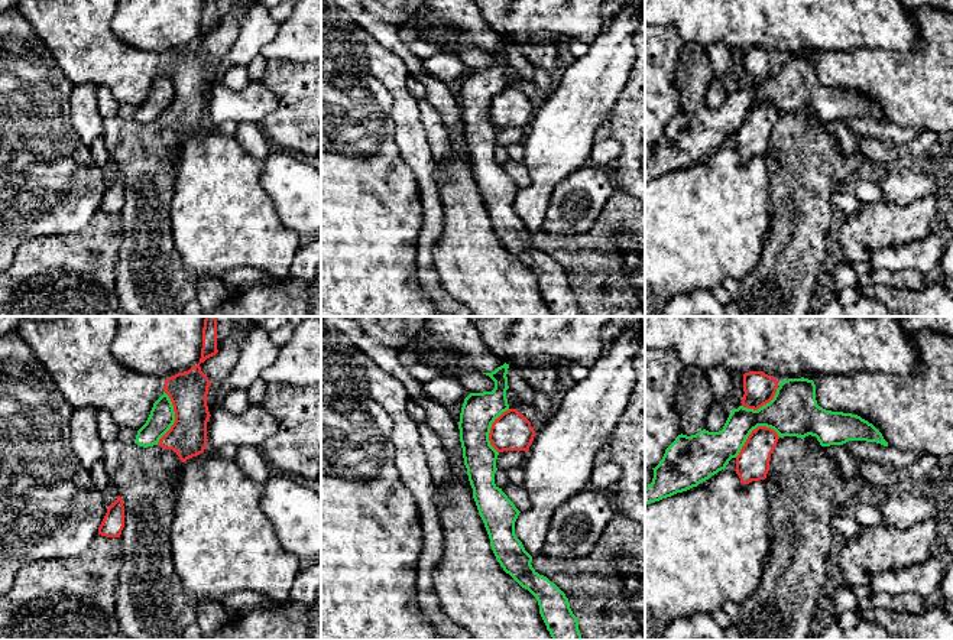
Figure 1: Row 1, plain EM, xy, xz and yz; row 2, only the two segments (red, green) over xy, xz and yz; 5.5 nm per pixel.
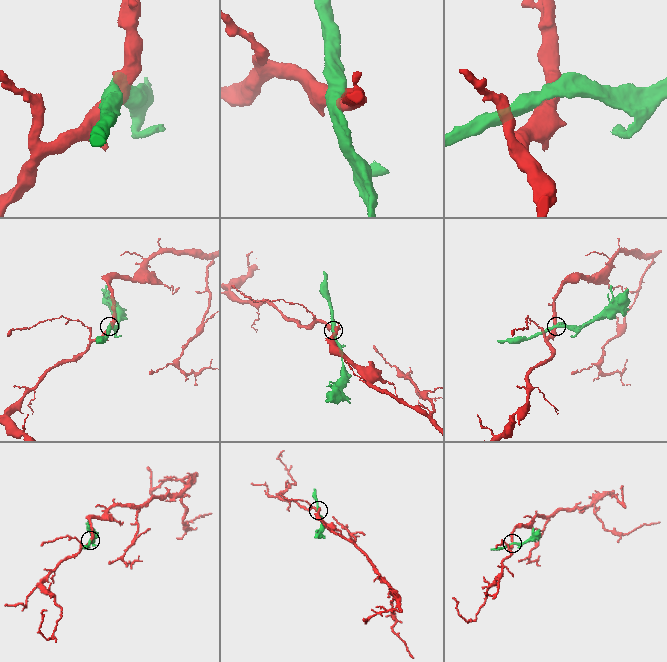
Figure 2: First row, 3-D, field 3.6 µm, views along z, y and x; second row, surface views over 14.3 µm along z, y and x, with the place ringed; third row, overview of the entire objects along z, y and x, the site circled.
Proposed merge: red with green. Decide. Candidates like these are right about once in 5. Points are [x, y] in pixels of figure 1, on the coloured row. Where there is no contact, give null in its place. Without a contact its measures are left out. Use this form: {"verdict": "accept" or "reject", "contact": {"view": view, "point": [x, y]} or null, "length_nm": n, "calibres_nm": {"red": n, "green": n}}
{"verdict": "reject", "contact": {"view": "yz", "point": [752, 431]}, "length_nm": 280, "calibres_nm": {"red": 190, "green": 280}}

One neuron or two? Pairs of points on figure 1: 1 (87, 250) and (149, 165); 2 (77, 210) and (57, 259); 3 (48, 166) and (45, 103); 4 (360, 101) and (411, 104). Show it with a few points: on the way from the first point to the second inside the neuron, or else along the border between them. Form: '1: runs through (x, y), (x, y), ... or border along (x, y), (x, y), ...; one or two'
1: border along (120, 214), (122, 246), (119, 249); two
2: border along (96, 213), (78, 231), (41, 234), (35, 239); two
3: runs through (45, 150), (45, 119); one
4: border along (372, 75), (392, 97), (391, 120), (395, 136); two

